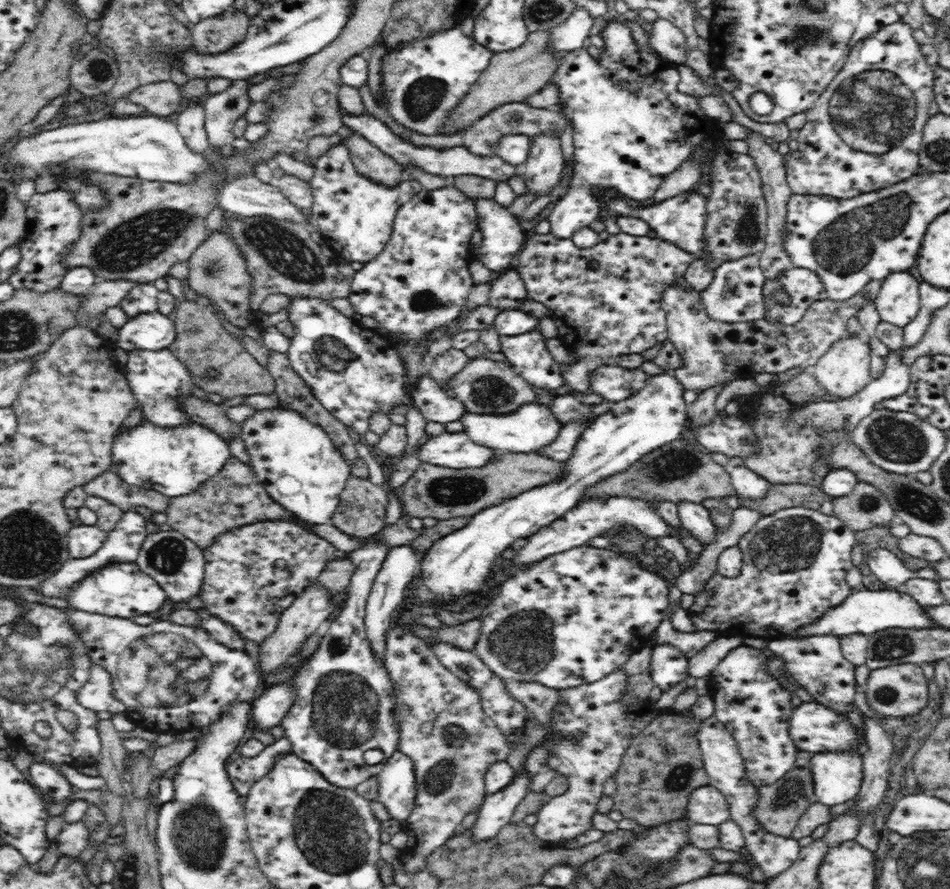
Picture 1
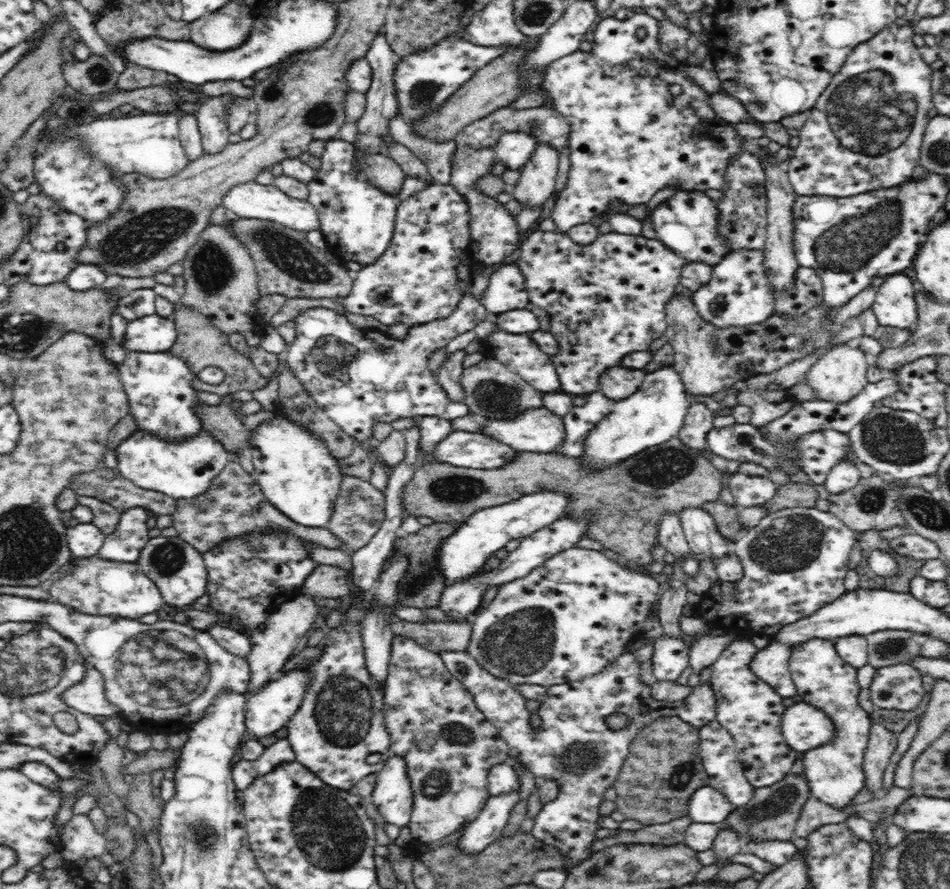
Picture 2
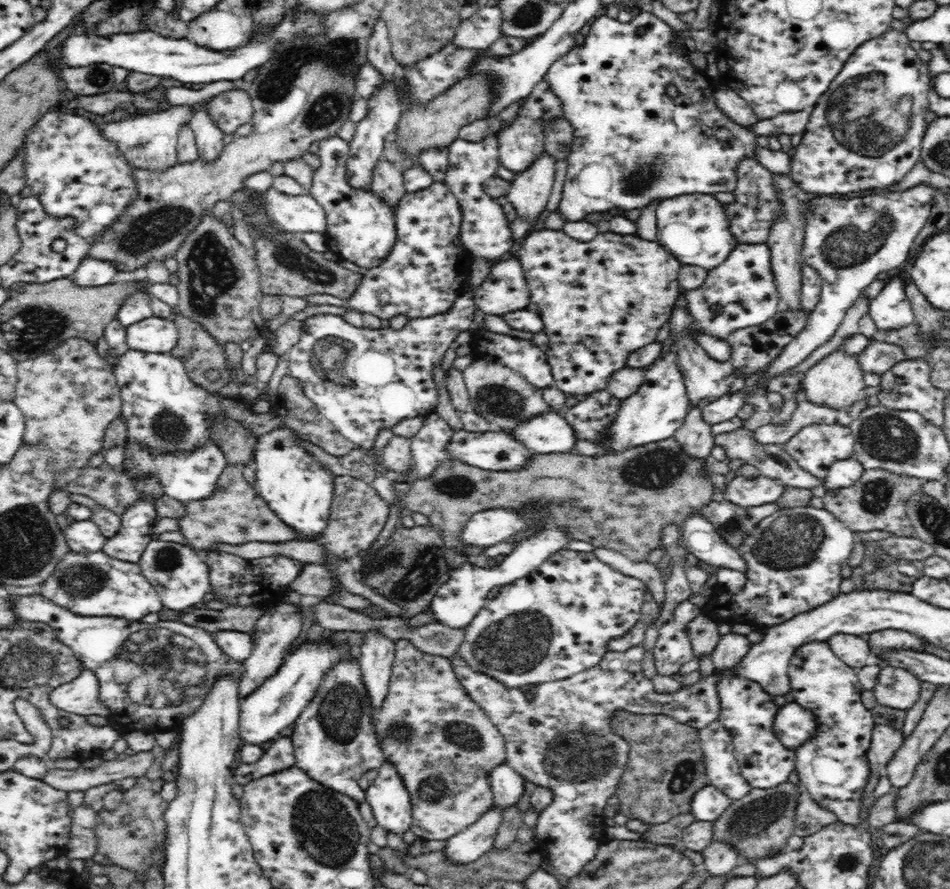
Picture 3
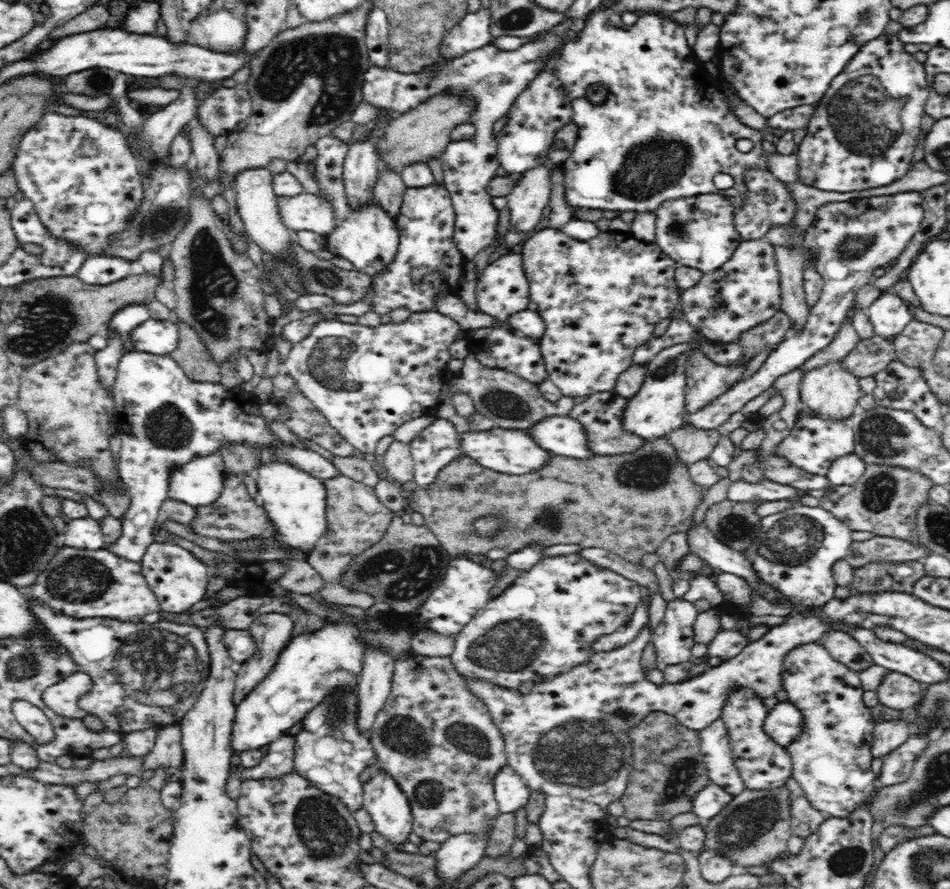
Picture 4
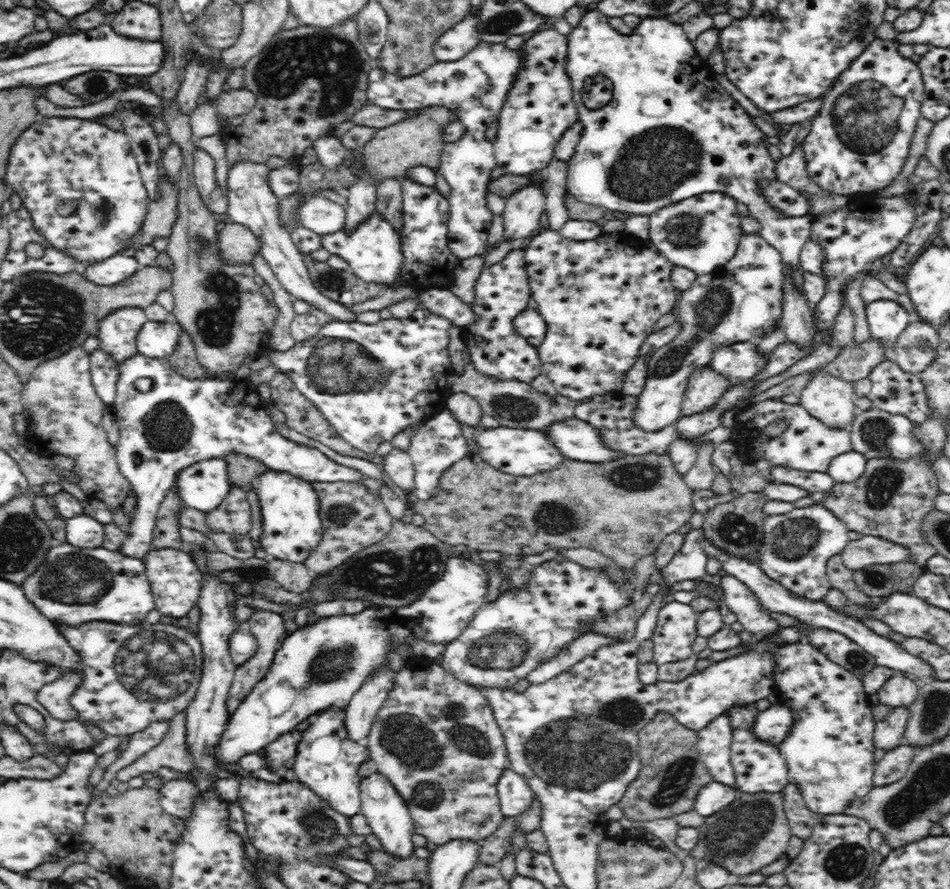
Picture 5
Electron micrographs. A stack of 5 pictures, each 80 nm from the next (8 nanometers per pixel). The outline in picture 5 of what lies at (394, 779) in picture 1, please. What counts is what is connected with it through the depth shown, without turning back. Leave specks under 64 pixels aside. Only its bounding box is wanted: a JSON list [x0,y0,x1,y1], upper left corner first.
[359,772,416,859]

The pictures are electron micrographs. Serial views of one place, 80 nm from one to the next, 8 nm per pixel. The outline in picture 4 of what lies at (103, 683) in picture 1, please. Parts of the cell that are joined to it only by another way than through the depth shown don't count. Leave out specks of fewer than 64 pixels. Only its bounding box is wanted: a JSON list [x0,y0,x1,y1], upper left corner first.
[42,671,92,720]

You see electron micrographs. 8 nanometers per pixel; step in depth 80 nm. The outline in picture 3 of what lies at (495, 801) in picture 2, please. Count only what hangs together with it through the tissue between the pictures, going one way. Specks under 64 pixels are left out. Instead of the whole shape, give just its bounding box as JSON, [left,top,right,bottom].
[443,804,504,865]

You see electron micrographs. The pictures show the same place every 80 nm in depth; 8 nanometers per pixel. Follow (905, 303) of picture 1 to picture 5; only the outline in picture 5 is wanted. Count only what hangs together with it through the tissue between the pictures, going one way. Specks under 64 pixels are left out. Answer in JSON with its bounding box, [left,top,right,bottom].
[865,300,913,351]

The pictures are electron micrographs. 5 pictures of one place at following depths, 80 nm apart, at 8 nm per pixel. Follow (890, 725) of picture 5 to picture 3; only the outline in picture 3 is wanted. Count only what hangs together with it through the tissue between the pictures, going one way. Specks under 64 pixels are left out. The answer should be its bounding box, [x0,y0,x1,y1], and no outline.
[867,724,903,774]

